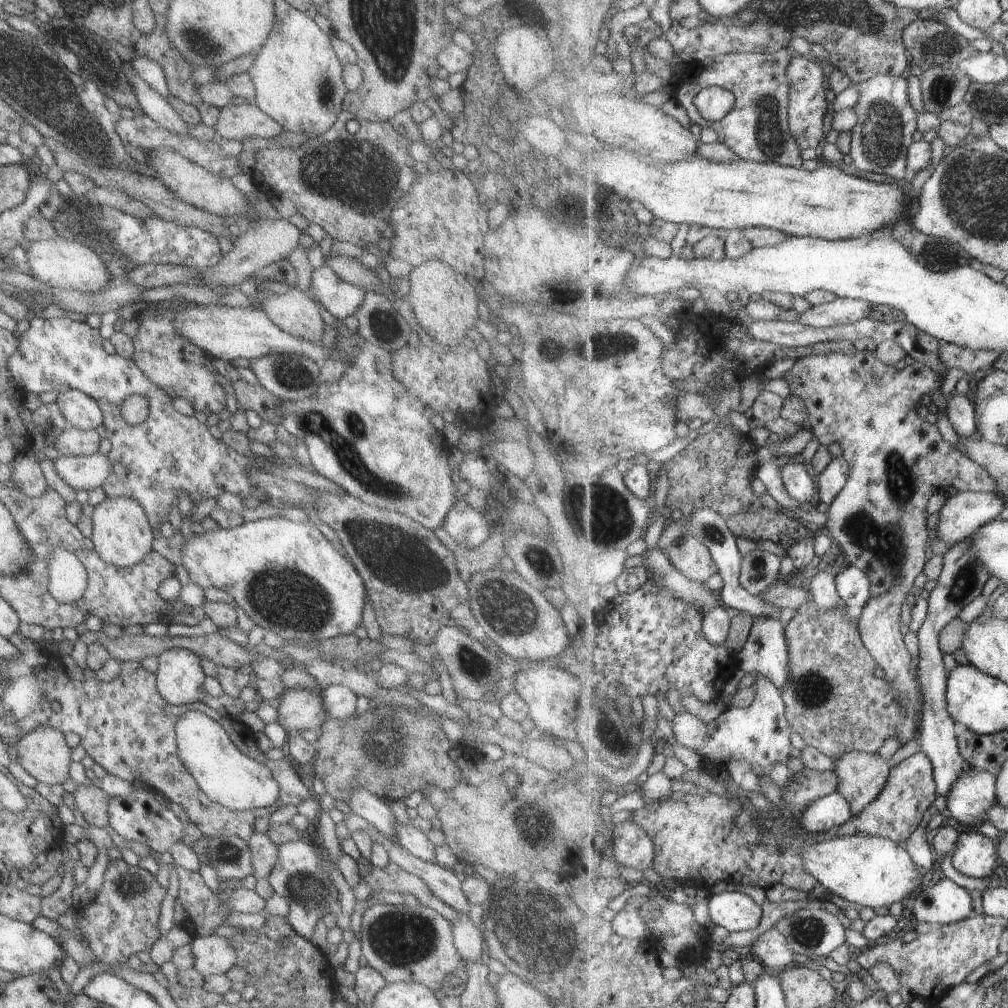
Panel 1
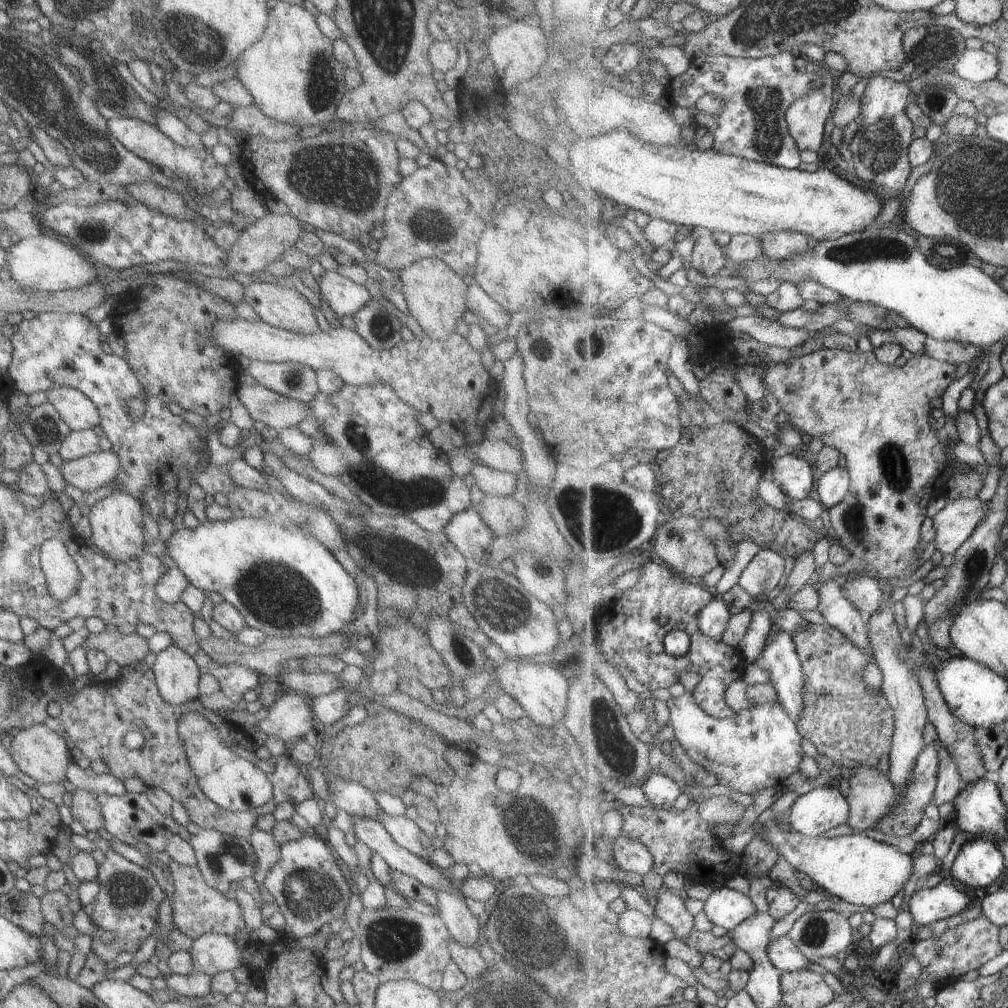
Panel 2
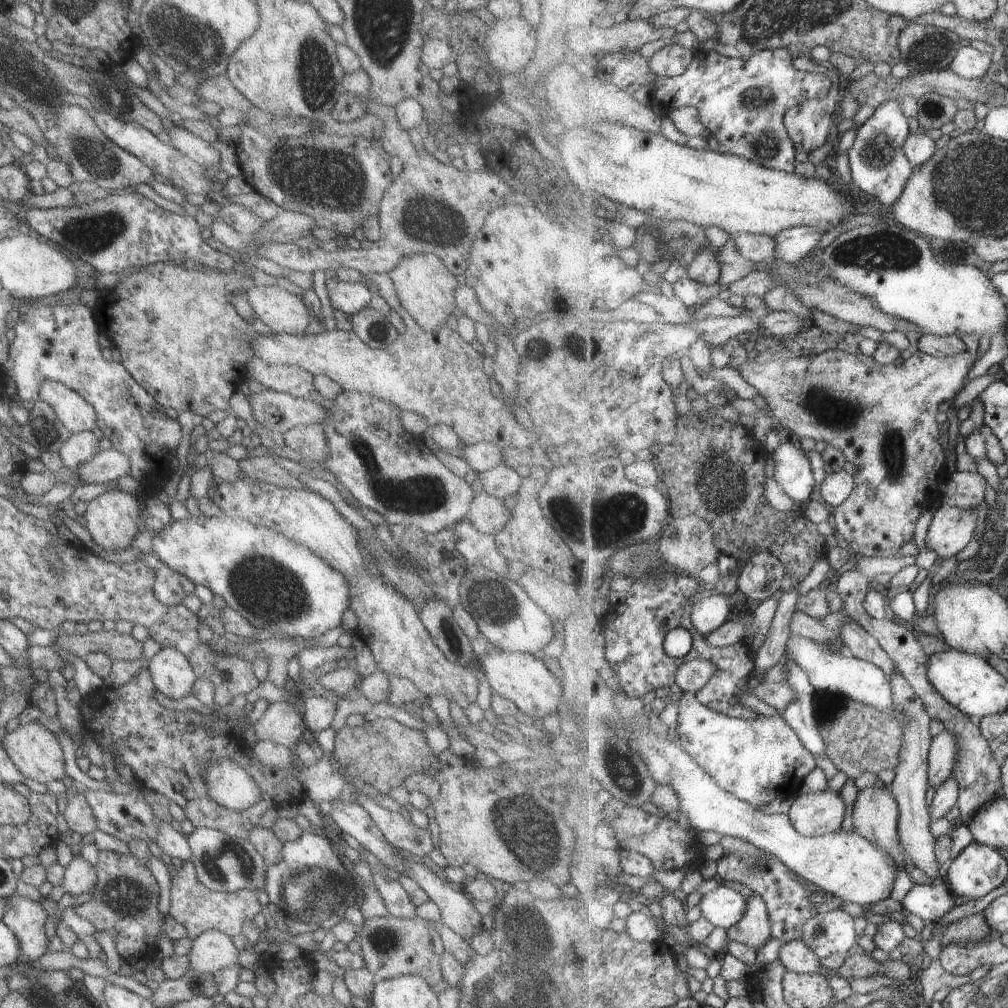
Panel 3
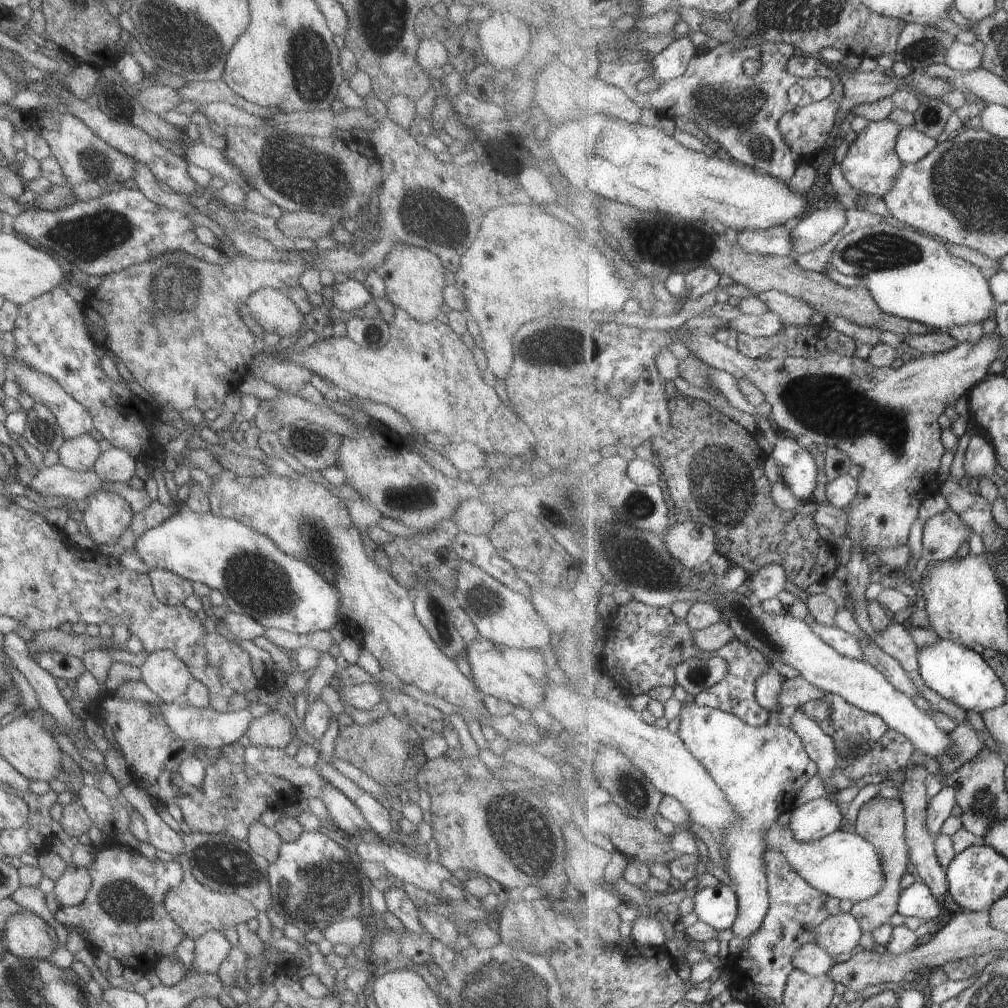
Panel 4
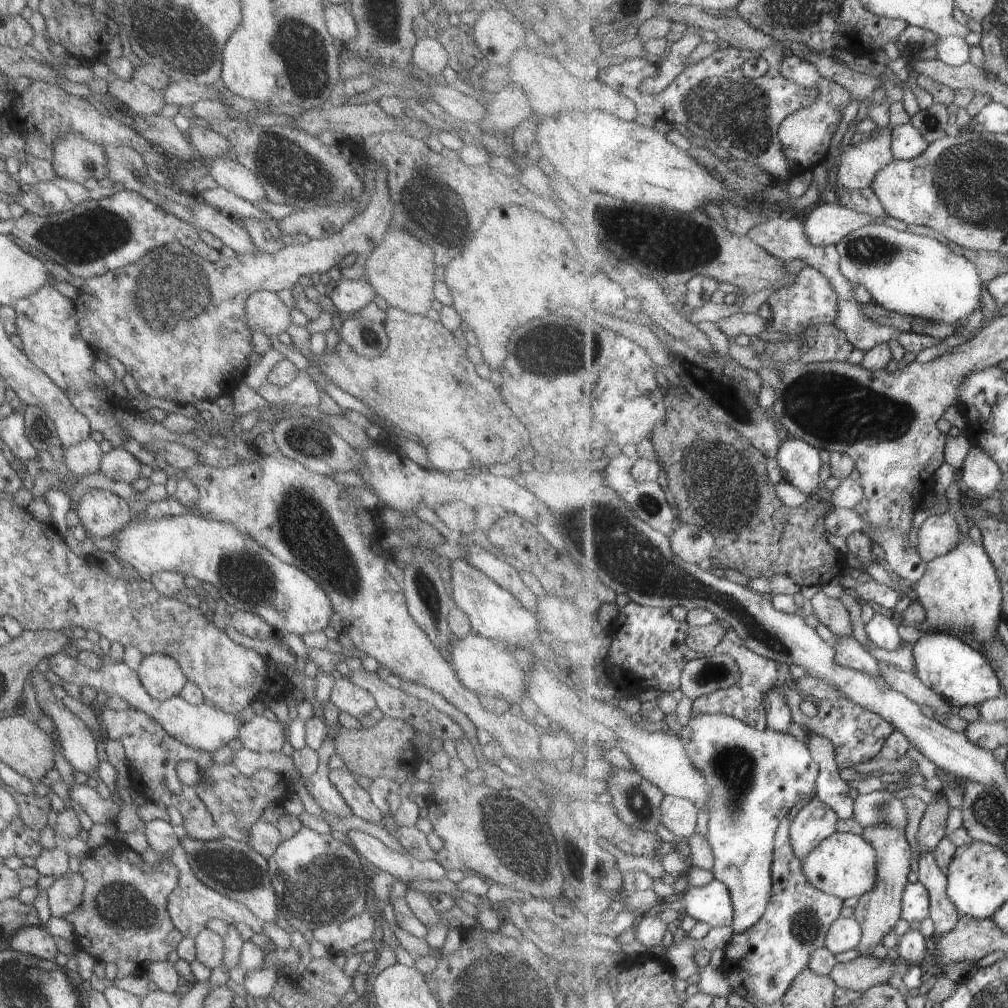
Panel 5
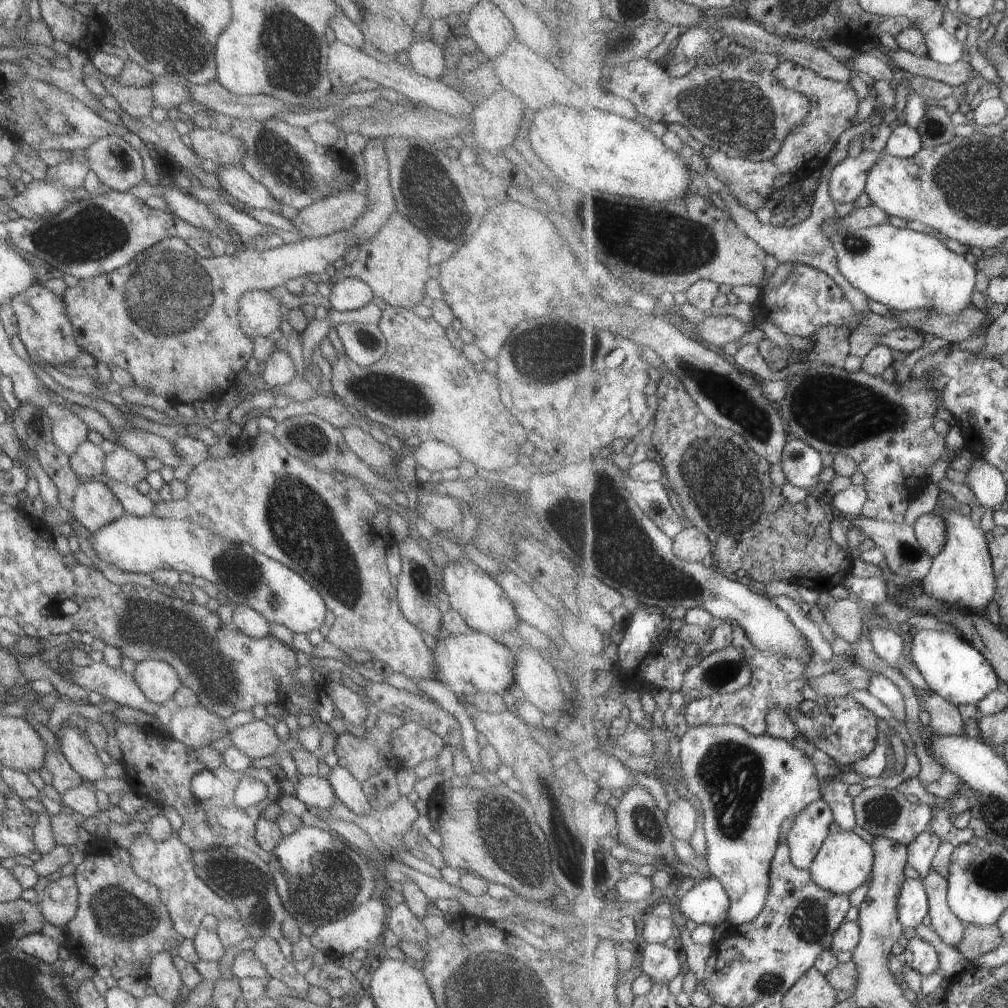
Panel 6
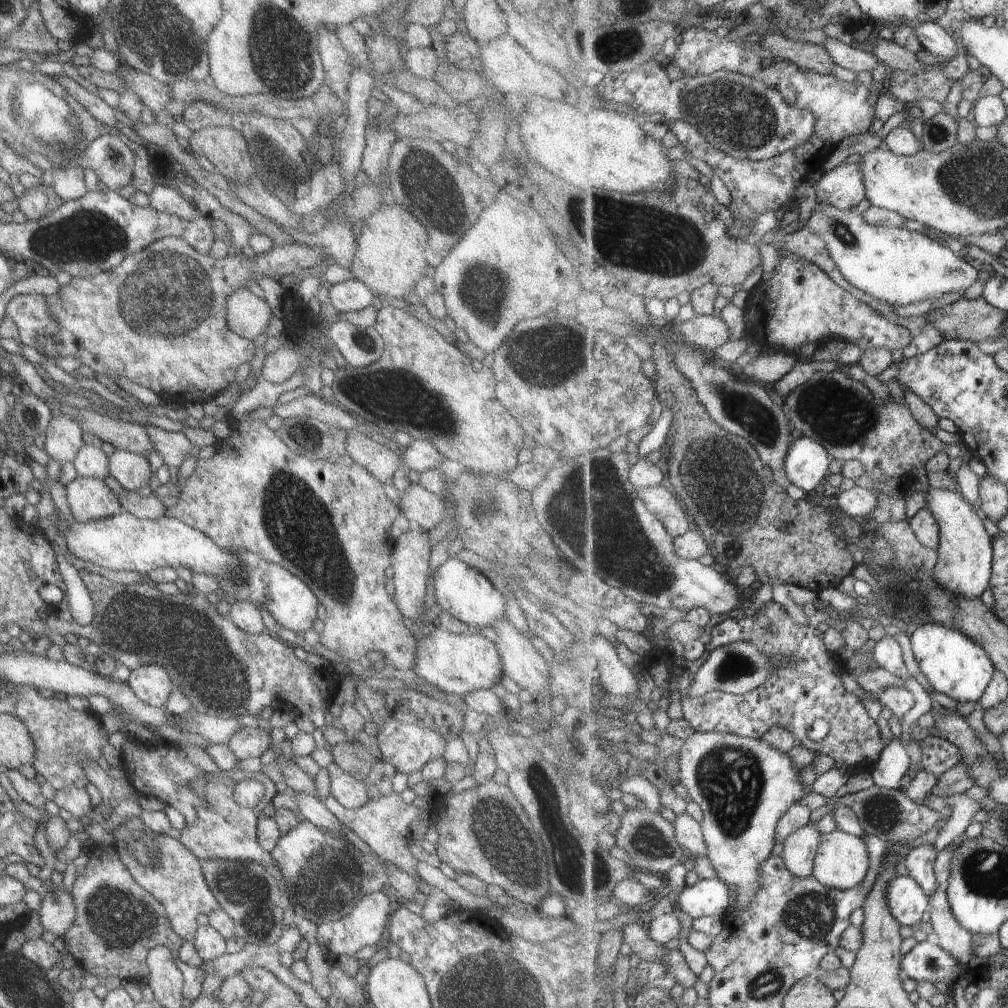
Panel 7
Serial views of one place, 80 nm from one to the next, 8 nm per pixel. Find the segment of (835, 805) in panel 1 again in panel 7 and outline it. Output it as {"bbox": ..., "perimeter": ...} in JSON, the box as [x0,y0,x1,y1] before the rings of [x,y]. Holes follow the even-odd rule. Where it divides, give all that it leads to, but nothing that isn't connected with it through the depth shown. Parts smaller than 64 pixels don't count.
{"bbox":[781,821,824,877],"perimeter":[[[815,821],[798,828],[783,842],[781,854],[786,865],[800,877],[813,875],[817,853],[820,851],[824,833],[817,828]]]}

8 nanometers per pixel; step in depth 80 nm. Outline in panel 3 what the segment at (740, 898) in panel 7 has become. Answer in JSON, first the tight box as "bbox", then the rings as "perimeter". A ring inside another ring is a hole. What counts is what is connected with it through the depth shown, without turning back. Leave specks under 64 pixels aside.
{"bbox":[676,692,817,949],"perimeter":[[[686,692],[678,702],[678,718],[676,730],[681,746],[691,755],[693,760],[707,771],[716,783],[726,791],[731,791],[738,799],[745,802],[746,807],[756,808],[769,804],[771,800],[785,798],[790,792],[801,793],[803,778],[817,766],[814,754],[804,745],[796,729],[788,720],[779,715],[759,715],[752,719],[738,719],[707,708],[696,697],[696,693]],[[755,893],[748,901],[748,911],[743,919],[727,930],[727,939],[754,949],[763,948],[772,935],[772,918],[761,895]]]}

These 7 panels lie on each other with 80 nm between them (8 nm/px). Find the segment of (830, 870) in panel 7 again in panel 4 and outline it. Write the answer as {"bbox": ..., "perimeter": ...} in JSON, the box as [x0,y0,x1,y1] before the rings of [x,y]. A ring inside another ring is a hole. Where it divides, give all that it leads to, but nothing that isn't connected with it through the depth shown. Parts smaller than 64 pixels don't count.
{"bbox":[765,820,886,902],"perimeter":[[[777,820],[772,824],[772,827],[765,833],[766,843],[769,849],[777,849],[781,851],[786,859],[792,864],[792,867],[805,879],[809,881],[817,890],[829,897],[835,897],[839,900],[847,899],[852,902],[861,902],[873,898],[879,894],[885,886],[886,878],[884,865],[880,852],[864,836],[857,832],[843,832],[838,830],[824,836],[823,838],[812,840],[809,842],[800,841],[796,834],[782,822]]]}

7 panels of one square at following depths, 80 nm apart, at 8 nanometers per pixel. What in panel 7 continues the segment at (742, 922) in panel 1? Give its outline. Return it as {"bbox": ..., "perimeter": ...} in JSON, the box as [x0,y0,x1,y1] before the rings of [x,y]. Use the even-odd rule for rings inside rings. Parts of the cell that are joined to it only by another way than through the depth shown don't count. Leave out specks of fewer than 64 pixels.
{"bbox":[678,878,731,918],"perimeter":[[[719,878],[701,879],[691,887],[685,887],[678,898],[678,907],[691,918],[701,918],[701,916],[713,916],[721,918],[727,912],[731,897],[729,897],[728,884]]]}

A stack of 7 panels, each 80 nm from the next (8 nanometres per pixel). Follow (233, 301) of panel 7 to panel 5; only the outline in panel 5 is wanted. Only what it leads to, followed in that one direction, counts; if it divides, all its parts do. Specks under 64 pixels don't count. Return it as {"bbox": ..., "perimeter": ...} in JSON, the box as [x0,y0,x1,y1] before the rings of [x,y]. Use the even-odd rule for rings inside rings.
{"bbox":[244,291,293,338],"perimeter":[[[255,291],[244,300],[244,321],[250,332],[257,331],[270,338],[276,337],[293,324],[289,318],[292,309],[277,297],[276,292]]]}

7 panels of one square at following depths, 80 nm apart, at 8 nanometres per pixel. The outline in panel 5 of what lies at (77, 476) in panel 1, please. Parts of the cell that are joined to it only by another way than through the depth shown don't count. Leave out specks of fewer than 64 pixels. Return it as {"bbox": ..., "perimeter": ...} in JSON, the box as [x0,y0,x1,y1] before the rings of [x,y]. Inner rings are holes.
{"bbox":[98,447,139,484],"perimeter":[[[112,447],[108,452],[102,453],[98,471],[114,481],[131,484],[138,478],[139,464],[123,447]]]}

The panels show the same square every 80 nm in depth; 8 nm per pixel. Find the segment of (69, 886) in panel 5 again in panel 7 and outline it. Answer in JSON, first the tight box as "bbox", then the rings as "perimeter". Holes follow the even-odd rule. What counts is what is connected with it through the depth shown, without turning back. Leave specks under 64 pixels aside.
{"bbox":[37,884,74,938],"perimeter":[[[53,884],[52,890],[46,892],[41,898],[37,916],[42,930],[52,932],[56,938],[61,937],[74,919],[71,893],[63,889],[61,884]]]}

